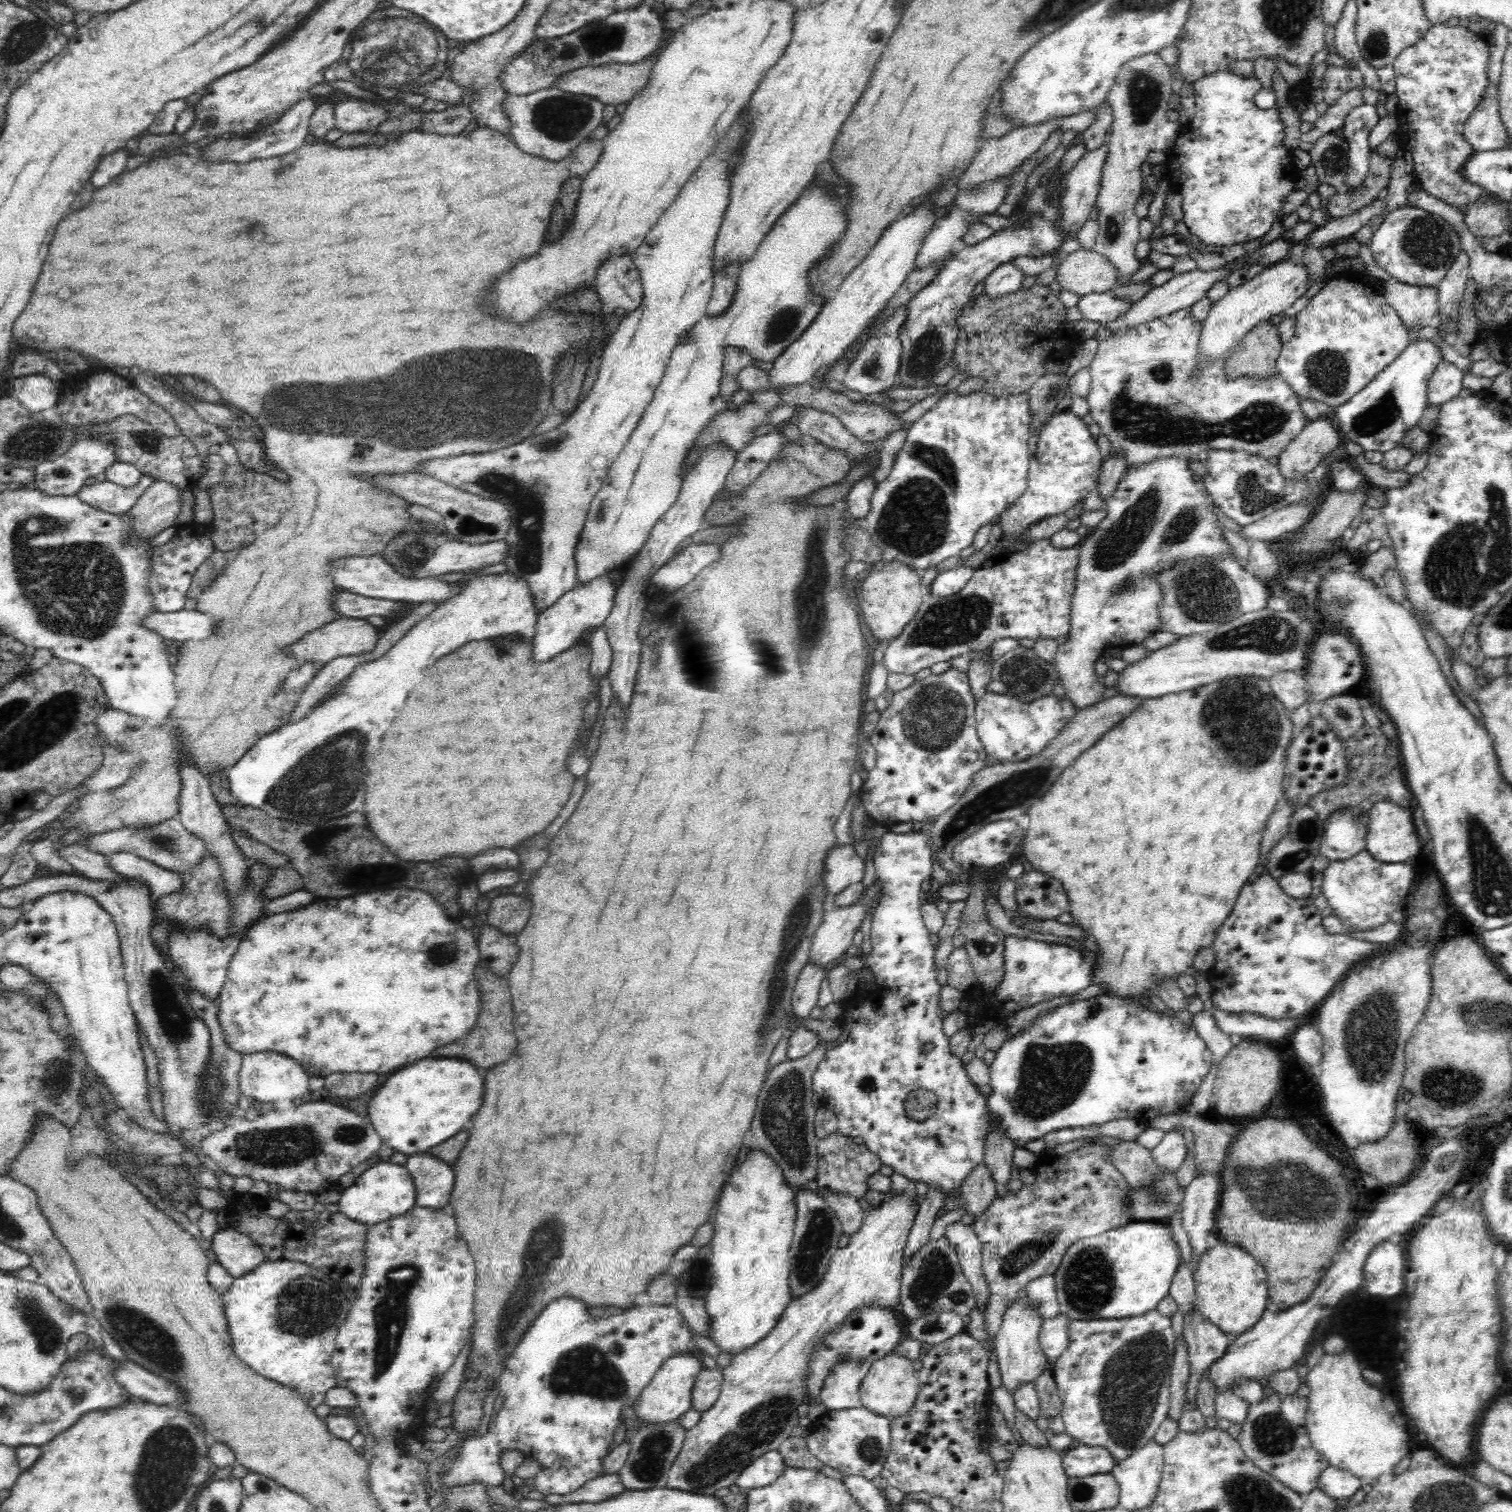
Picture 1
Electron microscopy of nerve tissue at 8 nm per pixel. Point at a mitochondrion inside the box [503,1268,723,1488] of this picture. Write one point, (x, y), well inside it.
(587, 1369)

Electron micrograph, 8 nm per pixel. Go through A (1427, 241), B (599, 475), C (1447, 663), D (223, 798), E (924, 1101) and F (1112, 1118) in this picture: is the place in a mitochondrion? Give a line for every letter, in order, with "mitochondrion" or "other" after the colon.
A: mitochondrion
B: other
C: other
D: other
E: mitochondrion
F: other

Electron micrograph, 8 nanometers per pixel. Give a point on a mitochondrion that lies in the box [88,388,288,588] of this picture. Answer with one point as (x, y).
(148, 441)

